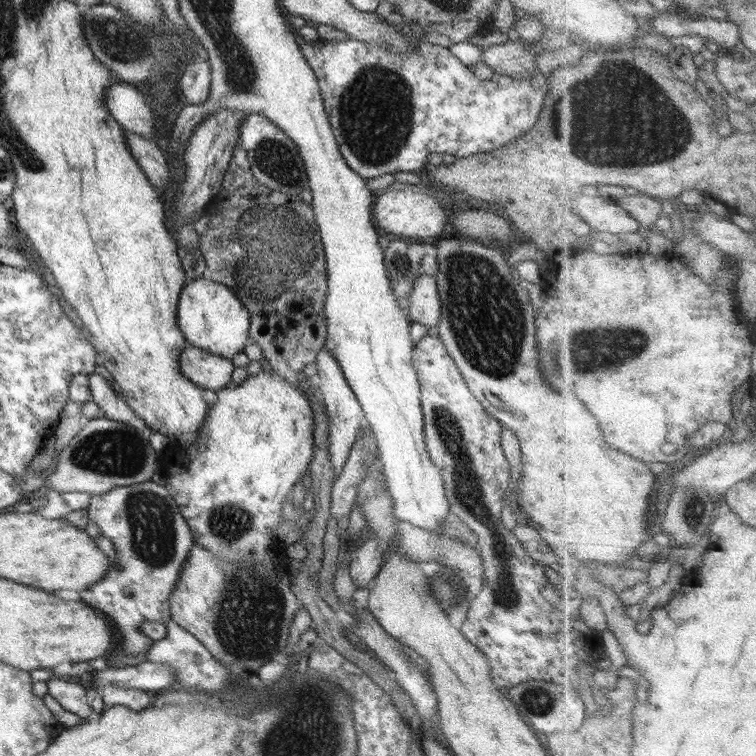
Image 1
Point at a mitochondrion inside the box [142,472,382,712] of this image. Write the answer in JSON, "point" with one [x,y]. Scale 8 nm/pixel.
{"point":[250,606]}

